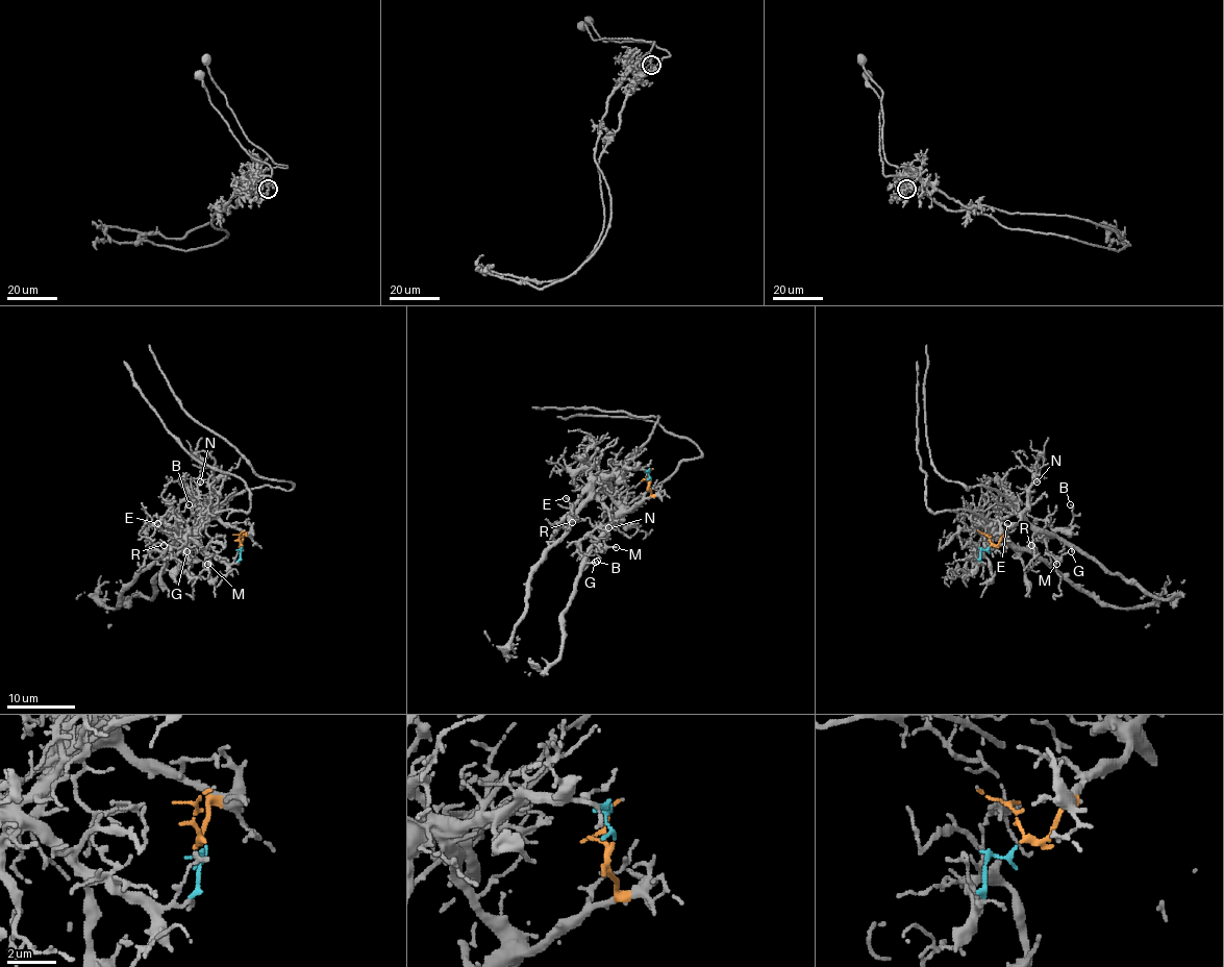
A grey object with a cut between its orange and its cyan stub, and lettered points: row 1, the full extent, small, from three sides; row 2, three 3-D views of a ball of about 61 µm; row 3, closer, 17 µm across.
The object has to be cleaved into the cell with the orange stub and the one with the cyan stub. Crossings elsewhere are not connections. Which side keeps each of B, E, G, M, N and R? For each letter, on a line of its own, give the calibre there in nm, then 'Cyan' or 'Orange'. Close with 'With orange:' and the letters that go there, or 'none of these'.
B: Thickness 140 nm. Orange
E: Thickness 150 nm. Cyan
G: Thickness 130 nm. Orange
M: Thickness 140 nm. Orange
N: Thickness 80 nm. Orange
R: Thickness 130 nm. Cyan
With orange: B, G, M, N

